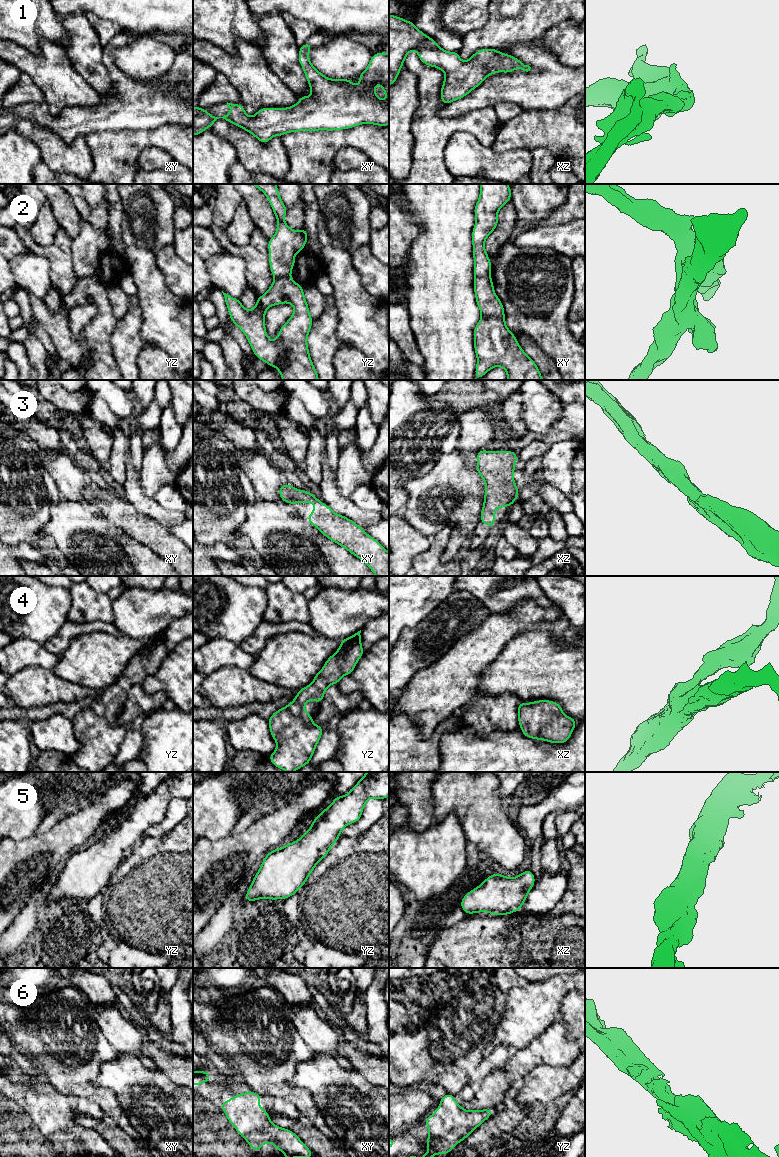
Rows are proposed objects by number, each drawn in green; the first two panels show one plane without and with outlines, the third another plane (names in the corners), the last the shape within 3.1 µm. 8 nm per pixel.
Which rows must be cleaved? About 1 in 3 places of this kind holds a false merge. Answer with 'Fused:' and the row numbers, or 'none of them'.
Fused: 2

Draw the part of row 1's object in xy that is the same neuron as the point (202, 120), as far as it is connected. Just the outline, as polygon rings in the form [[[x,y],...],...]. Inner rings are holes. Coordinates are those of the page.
[[[307,42],[305,43],[303,46],[299,47],[299,54],[298,54],[298,61],[300,63],[300,65],[302,66],[303,68],[303,71],[306,75],[306,79],[307,79],[307,82],[310,86],[310,90],[311,92],[313,93],[312,96],[299,96],[299,103],[298,104],[295,104],[295,105],[292,105],[290,106],[289,108],[275,108],[275,107],[271,107],[271,108],[261,108],[259,109],[256,114],[253,116],[253,117],[249,117],[246,113],[245,113],[245,110],[244,110],[244,106],[239,103],[237,105],[235,104],[232,104],[232,103],[228,103],[227,102],[227,106],[228,108],[231,108],[231,112],[224,115],[223,117],[215,117],[215,116],[212,116],[210,115],[208,112],[207,112],[207,109],[202,109],[200,108],[199,106],[197,107],[193,107],[193,136],[196,136],[196,135],[199,135],[201,134],[204,130],[206,130],[207,128],[211,128],[213,126],[213,124],[215,123],[215,121],[219,118],[223,118],[225,119],[226,121],[229,121],[230,123],[246,130],[247,132],[249,132],[250,134],[252,134],[253,136],[255,136],[261,143],[263,144],[267,144],[270,139],[273,137],[273,136],[283,136],[284,134],[286,133],[290,133],[290,132],[298,132],[298,131],[308,131],[308,132],[314,132],[314,131],[318,131],[318,130],[327,130],[327,131],[334,131],[334,130],[341,130],[341,129],[350,129],[352,127],[355,127],[357,125],[361,125],[361,124],[374,124],[374,125],[377,125],[377,126],[387,126],[389,125],[389,53],[385,53],[385,52],[379,52],[379,53],[375,53],[372,55],[372,58],[370,60],[370,63],[369,65],[367,66],[367,68],[361,73],[359,74],[358,76],[356,77],[360,77],[361,80],[359,82],[359,85],[358,86],[354,86],[351,84],[351,80],[353,78],[350,78],[350,79],[329,79],[328,77],[324,76],[322,73],[320,73],[310,62],[310,59],[309,59],[309,55],[308,55],[308,52],[310,50],[312,50],[313,47],[312,47],[312,44]],[[378,82],[381,87],[383,88],[383,92],[387,94],[387,100],[386,101],[382,101],[376,94],[375,94],[375,83]]]

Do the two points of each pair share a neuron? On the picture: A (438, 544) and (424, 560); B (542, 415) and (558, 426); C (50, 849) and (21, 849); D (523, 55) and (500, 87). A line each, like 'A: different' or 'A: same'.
A: same
B: different
C: same
D: same

